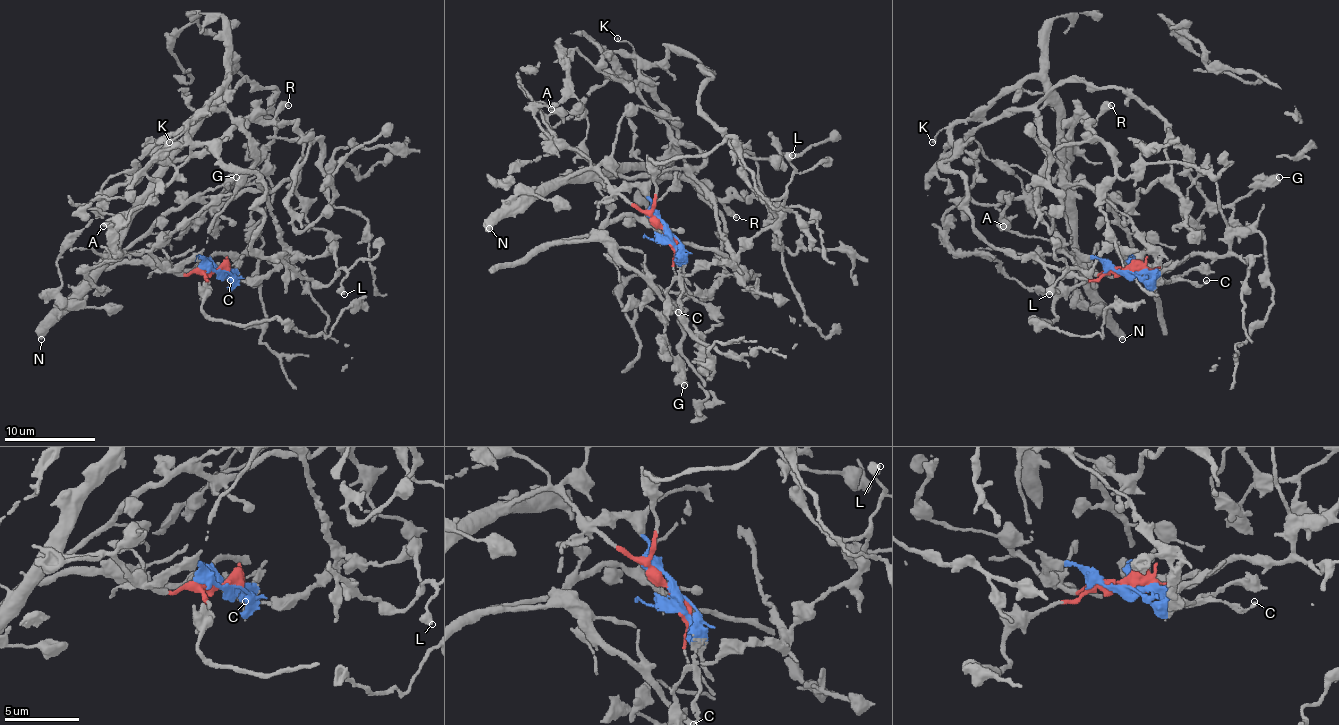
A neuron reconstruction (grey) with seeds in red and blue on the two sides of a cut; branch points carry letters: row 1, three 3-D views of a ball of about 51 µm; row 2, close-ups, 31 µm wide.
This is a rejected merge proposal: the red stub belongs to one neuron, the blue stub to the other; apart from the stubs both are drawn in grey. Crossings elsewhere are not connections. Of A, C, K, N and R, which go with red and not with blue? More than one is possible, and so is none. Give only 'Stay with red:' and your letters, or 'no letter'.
Stay with red: A, K, N, R

